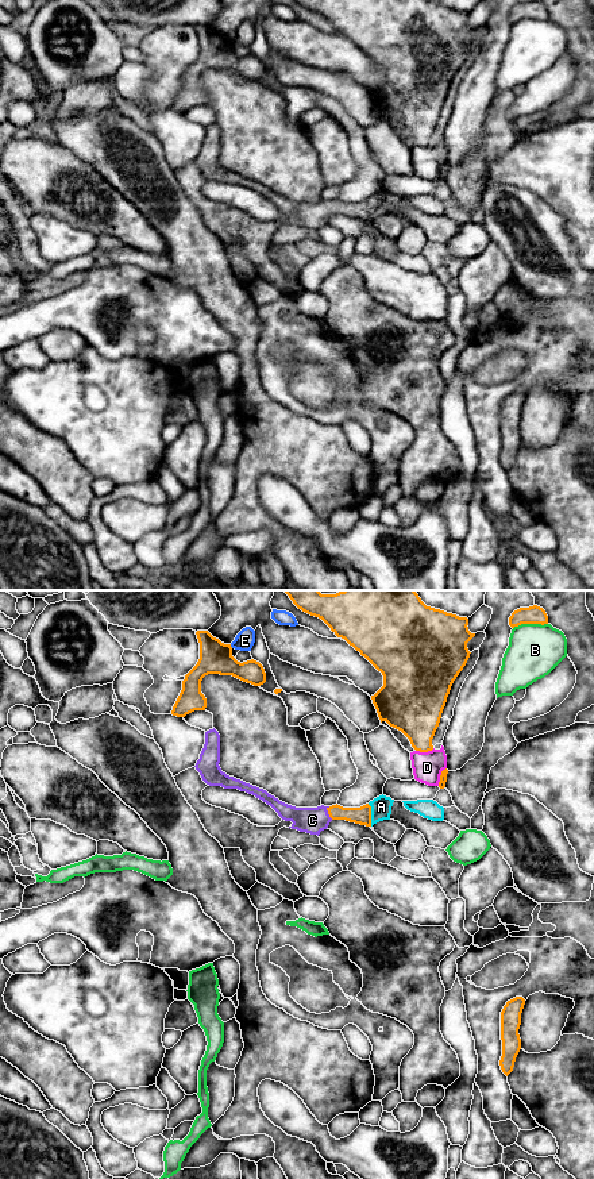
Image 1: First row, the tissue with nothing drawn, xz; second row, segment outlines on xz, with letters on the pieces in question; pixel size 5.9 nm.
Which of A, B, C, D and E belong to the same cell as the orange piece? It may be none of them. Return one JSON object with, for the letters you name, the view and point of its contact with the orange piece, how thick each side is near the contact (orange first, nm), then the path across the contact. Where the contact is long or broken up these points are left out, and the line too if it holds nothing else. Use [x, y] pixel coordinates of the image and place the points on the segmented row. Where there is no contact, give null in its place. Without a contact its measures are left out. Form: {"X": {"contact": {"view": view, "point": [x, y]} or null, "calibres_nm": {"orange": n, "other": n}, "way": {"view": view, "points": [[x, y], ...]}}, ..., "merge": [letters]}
{"A": {"contact": {"view": "xz", "point": [370, 815]}, "calibres_nm": {"orange": 100, "other": 130}}, "C": {"contact": {"view": "xz", "point": [328, 813]}, "calibres_nm": {"orange": 100, "other": 160}, "way": {"view": "xz", "points": [[362, 815], [328, 813], [312, 820]]}}, "merge": ["A", "C"]}

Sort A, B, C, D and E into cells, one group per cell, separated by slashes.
A C / B / D / E

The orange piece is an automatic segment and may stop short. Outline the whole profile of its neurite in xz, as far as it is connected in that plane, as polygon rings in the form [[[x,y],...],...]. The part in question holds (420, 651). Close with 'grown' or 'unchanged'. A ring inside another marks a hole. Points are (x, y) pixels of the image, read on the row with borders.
[[[414,590],[284,592],[298,609],[321,619],[382,673],[383,686],[371,696],[381,723],[401,731],[416,751],[432,751],[451,686],[471,654],[467,643],[475,633],[468,631],[468,619],[427,606]]]; unchanged

